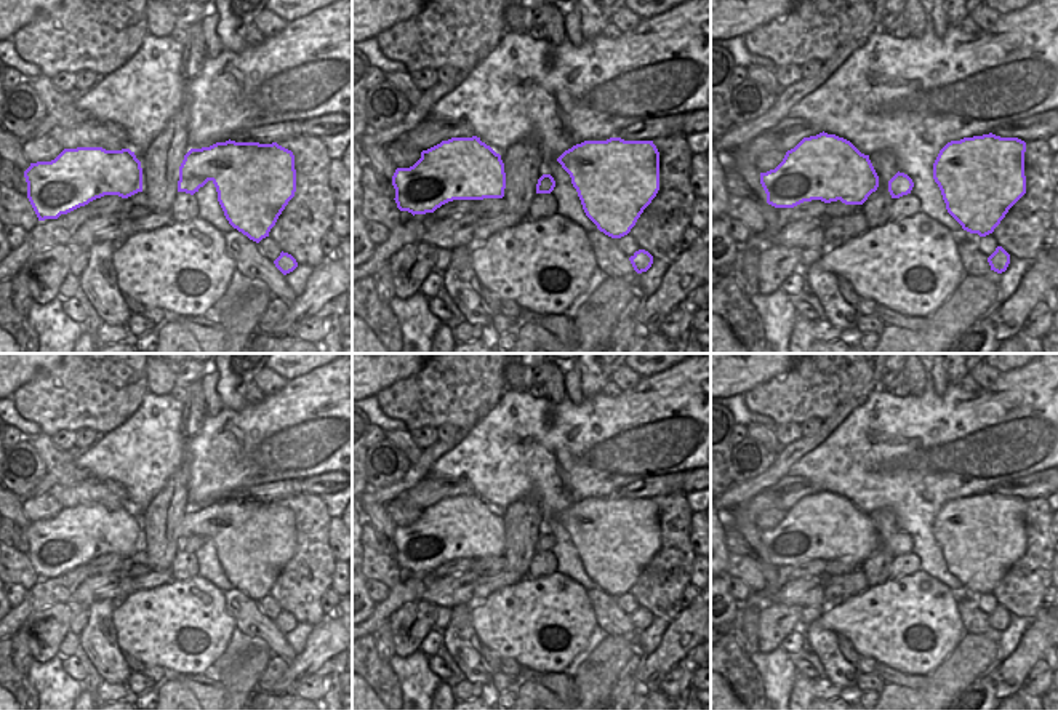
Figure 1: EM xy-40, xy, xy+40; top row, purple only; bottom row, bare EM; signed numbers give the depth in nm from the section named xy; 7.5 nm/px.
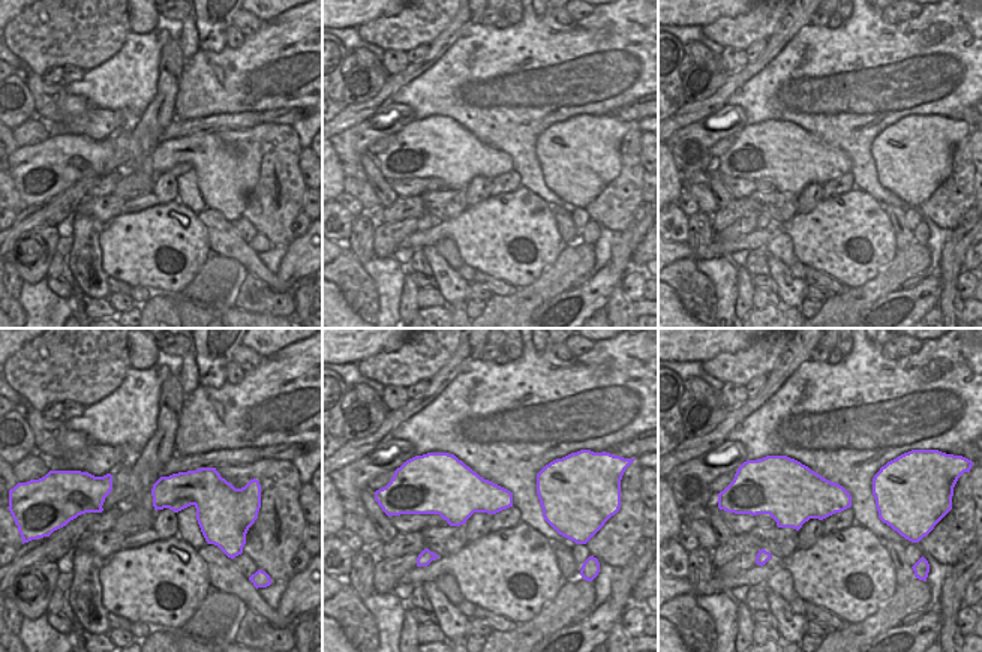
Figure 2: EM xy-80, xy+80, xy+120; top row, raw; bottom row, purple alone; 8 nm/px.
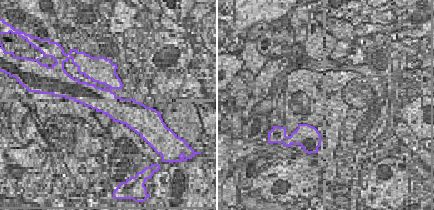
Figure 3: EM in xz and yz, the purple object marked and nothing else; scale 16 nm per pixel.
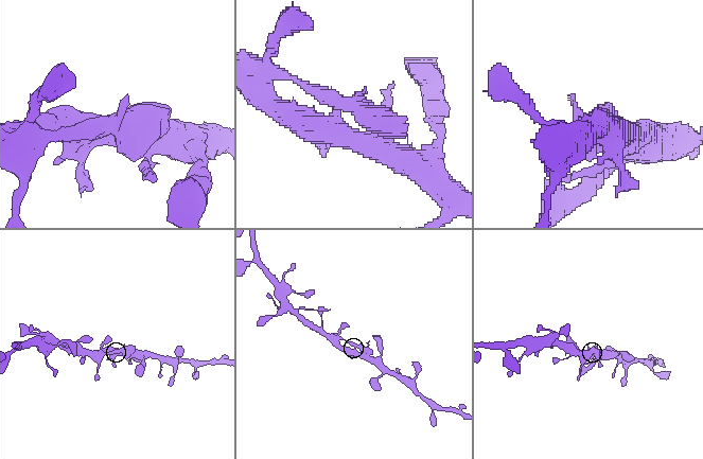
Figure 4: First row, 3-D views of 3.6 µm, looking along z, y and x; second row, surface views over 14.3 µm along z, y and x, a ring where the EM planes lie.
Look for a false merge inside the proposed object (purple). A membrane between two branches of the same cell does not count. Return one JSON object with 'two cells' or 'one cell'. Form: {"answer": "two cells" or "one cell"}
{"answer": "one cell"}

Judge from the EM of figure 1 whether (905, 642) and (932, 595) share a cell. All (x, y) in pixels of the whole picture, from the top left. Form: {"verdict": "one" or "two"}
{"verdict": "one"}

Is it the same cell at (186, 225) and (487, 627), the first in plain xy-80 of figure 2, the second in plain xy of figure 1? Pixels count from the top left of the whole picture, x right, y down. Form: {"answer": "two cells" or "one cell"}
{"answer": "one cell"}

